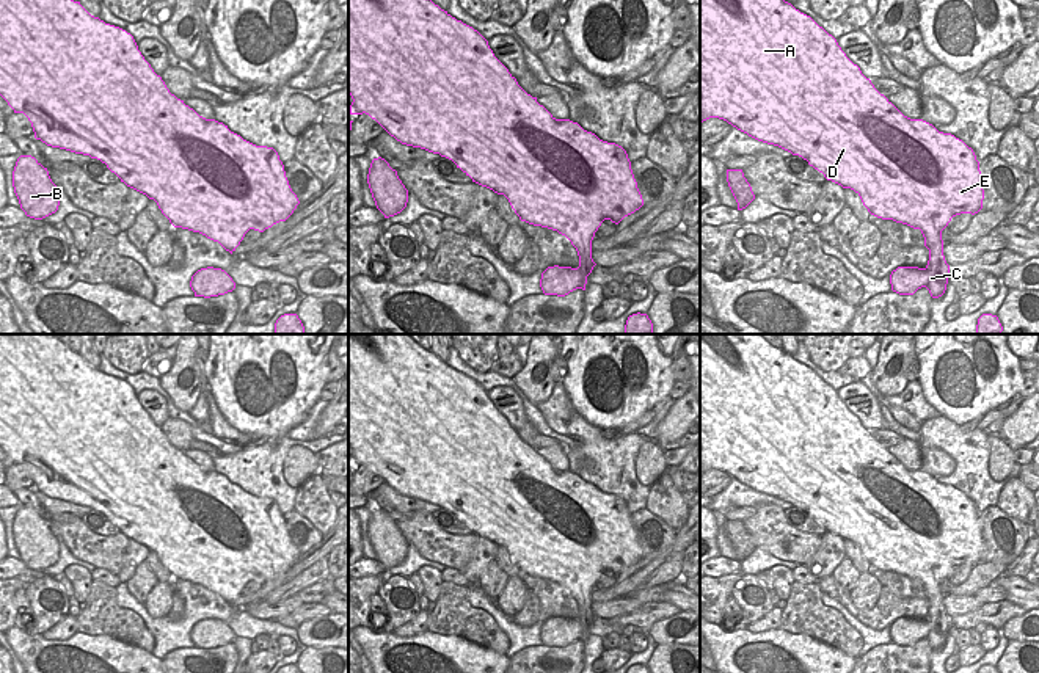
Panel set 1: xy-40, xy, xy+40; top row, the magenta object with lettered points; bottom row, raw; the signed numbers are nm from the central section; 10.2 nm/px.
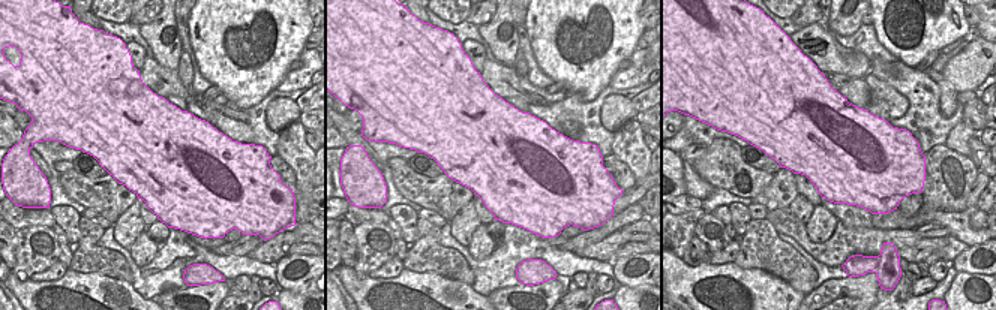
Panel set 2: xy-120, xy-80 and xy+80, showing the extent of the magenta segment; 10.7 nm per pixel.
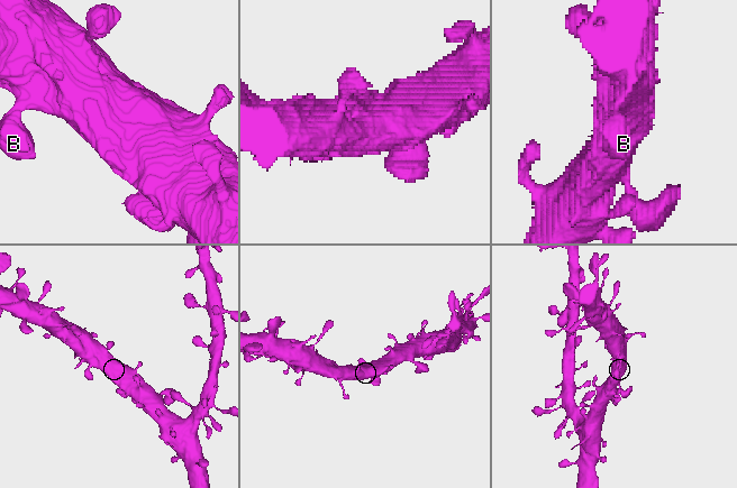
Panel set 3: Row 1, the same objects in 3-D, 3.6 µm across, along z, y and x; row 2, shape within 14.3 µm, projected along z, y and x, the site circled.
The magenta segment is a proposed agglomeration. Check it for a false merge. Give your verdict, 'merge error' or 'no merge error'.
no merge error

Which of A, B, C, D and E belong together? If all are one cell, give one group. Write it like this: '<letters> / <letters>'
A B C D E

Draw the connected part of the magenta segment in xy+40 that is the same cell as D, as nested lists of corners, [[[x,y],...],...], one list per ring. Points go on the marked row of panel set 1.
[[[700,0],[700,126],[709,118],[719,118],[747,133],[749,136],[778,146],[793,155],[799,155],[810,166],[824,174],[843,188],[854,190],[868,212],[882,220],[893,220],[920,229],[924,237],[924,246],[929,249],[929,260],[924,268],[898,267],[890,275],[891,290],[899,295],[913,295],[918,289],[926,287],[932,298],[945,293],[950,265],[943,256],[942,231],[948,226],[953,216],[961,213],[978,213],[982,209],[984,190],[981,184],[979,162],[972,147],[951,133],[939,132],[932,124],[923,119],[910,119],[904,116],[884,94],[880,94],[860,67],[854,64],[838,45],[837,39],[819,27],[810,16],[796,9],[785,0]]]

